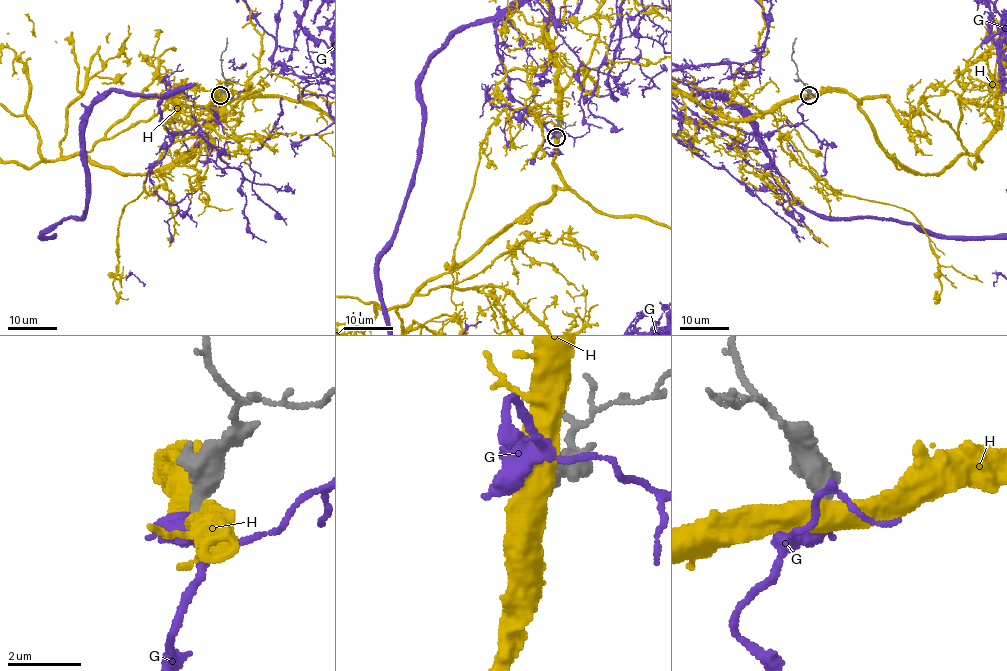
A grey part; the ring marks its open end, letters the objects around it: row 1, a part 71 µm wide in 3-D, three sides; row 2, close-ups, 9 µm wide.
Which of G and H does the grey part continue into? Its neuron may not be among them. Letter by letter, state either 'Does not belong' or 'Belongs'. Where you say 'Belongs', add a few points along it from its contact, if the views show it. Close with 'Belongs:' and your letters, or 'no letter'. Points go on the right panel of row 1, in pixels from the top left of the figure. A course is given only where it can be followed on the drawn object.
G: Belongs
H: Does not belong
Belongs: G

